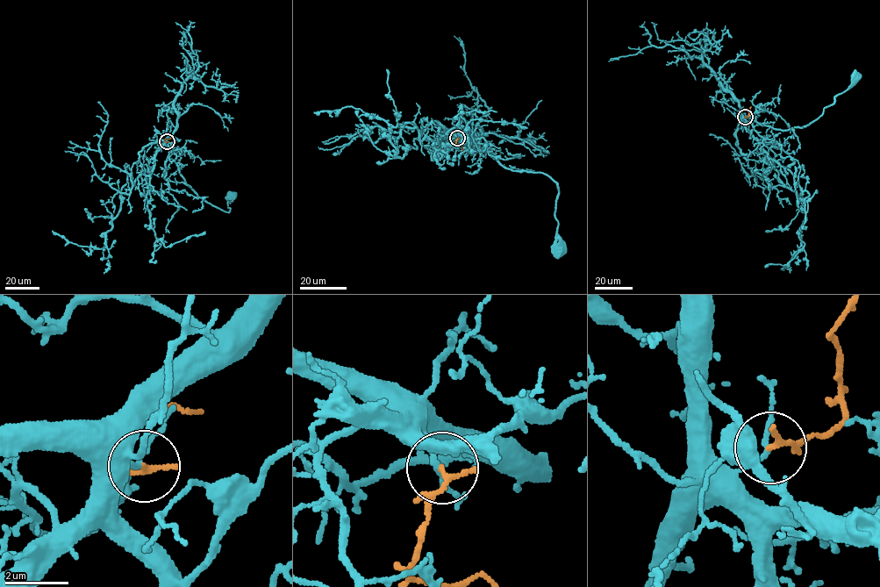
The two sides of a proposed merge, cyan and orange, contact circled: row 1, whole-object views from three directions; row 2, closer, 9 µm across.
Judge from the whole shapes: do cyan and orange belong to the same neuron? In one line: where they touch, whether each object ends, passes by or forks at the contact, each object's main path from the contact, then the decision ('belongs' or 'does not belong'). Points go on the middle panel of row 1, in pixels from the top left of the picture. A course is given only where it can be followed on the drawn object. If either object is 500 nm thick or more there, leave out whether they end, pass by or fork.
at (457, 138); cyan passes by; orange ends there; cyan runs (457, 138), (474, 140), (504, 167), (544, 173), (554, 181), (560, 250); orange runs (457, 138), (455, 146), (461, 146), (462, 151); does not belong

